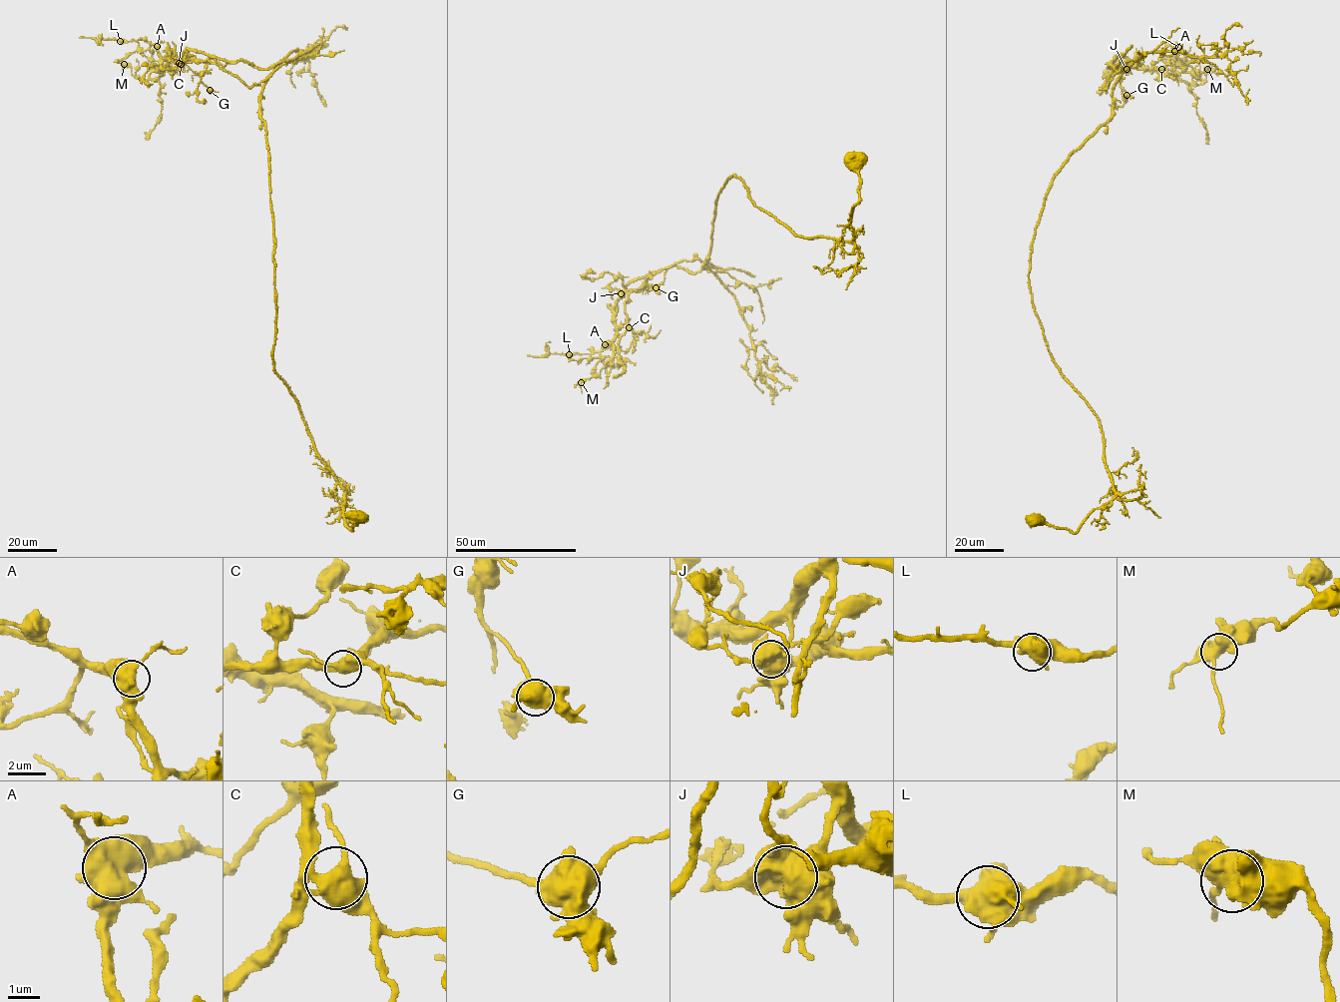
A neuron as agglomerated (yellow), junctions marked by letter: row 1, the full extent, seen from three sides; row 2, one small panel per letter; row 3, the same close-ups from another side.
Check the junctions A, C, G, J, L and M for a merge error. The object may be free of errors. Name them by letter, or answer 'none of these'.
J

